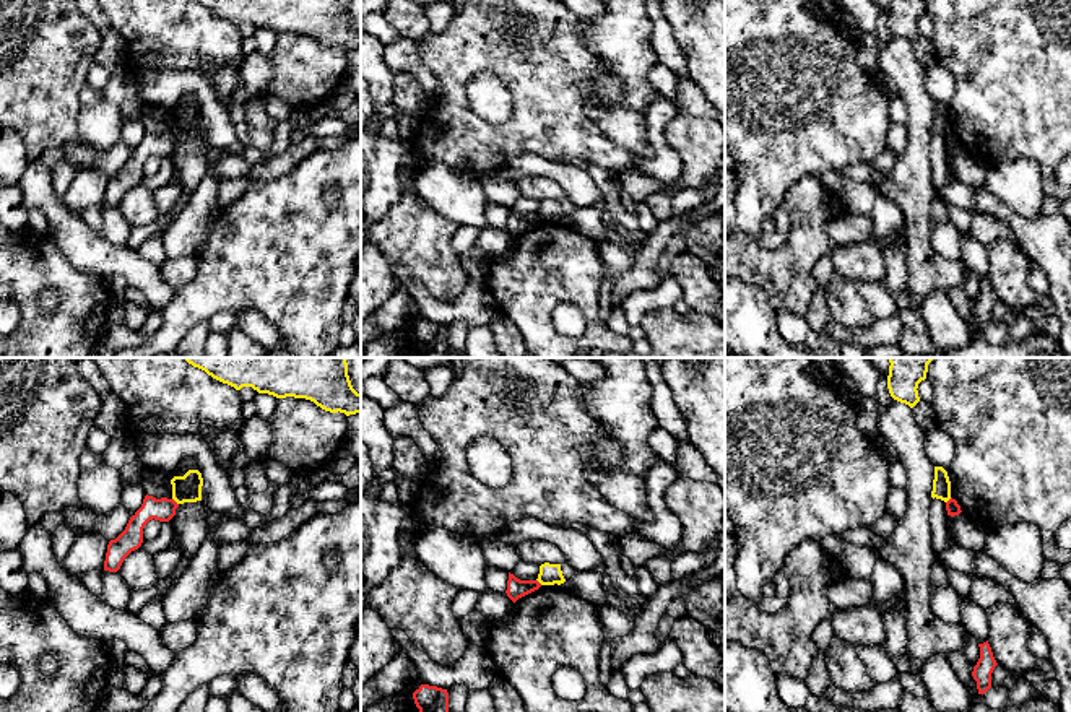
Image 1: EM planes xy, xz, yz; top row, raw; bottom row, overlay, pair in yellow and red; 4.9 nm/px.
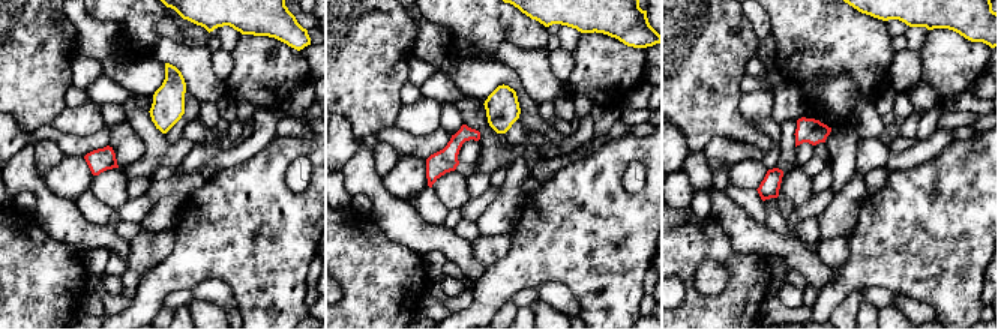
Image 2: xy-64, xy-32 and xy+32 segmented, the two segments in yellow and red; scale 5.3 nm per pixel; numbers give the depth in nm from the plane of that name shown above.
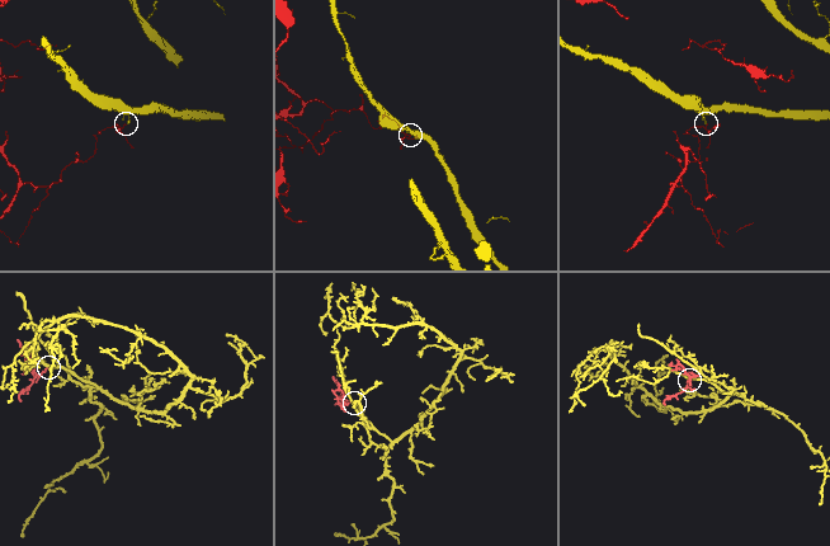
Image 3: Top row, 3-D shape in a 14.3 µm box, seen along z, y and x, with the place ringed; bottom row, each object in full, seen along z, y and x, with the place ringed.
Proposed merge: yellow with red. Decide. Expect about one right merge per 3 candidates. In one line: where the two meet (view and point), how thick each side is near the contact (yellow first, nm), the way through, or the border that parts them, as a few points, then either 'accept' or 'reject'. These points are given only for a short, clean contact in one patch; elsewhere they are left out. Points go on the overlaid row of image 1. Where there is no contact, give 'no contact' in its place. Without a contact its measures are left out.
contact xy (174, 499); calibres 140 and 120 nm; border xy (173, 498), (177, 504); reject

